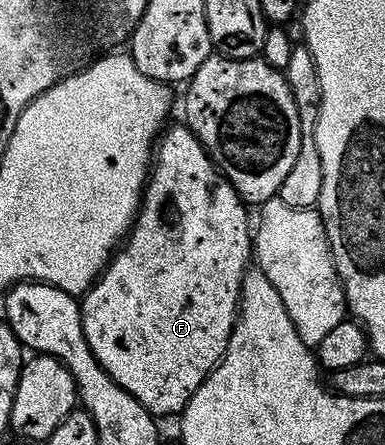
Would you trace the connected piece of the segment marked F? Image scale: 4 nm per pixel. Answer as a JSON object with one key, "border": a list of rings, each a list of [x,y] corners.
{"border":[[[168,126],[162,132],[157,143],[157,154],[153,159],[153,166],[149,172],[149,179],[144,192],[141,210],[135,217],[134,224],[125,242],[111,256],[110,263],[103,269],[102,275],[91,284],[86,295],[82,296],[83,328],[85,329],[85,341],[89,341],[89,349],[92,350],[96,361],[108,373],[109,377],[116,381],[117,385],[127,390],[137,399],[145,409],[154,417],[161,415],[178,416],[197,389],[205,382],[214,371],[219,360],[222,359],[229,345],[231,330],[235,328],[235,320],[239,313],[239,294],[243,288],[243,276],[247,274],[253,263],[253,219],[247,216],[248,204],[237,193],[222,171],[215,166],[215,162],[209,158],[206,149],[201,145],[190,127]]]}

